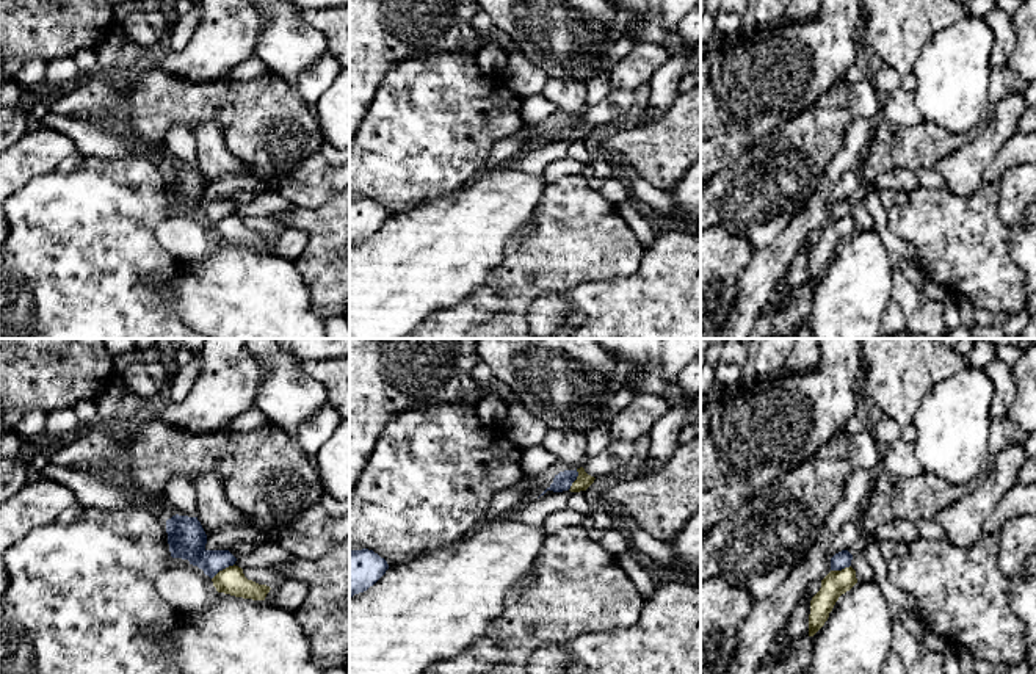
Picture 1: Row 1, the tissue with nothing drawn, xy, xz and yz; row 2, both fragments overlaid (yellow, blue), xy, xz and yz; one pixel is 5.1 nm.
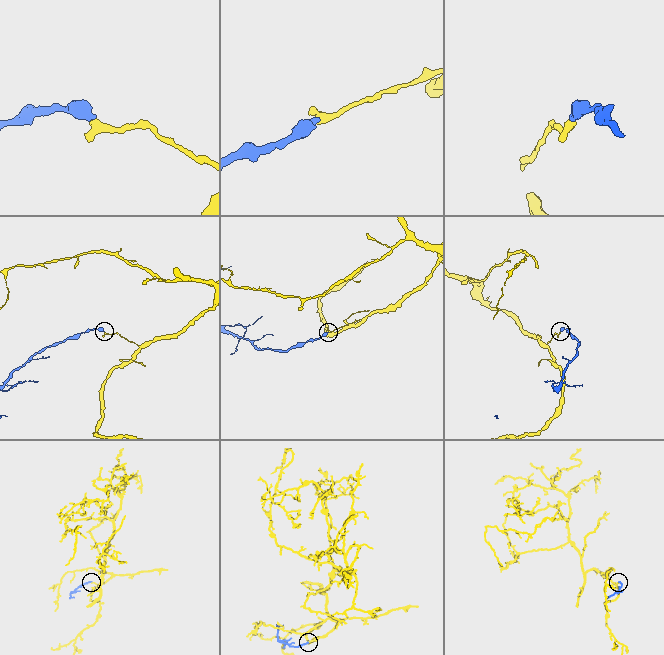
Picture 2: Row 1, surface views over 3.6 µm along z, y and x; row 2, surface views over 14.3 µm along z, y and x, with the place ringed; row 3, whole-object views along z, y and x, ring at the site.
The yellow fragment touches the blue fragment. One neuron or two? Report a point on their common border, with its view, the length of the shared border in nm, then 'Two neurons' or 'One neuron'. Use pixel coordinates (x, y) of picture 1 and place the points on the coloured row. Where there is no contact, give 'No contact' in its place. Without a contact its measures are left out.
Touches yellow at xy (223, 569). Shared border 150 nm. Two neurons

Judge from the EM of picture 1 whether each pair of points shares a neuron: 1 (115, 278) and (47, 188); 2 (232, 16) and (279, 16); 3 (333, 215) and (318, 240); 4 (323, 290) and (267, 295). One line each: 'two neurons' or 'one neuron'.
1: one neuron
2: two neurons
3: one neuron
4: two neurons

